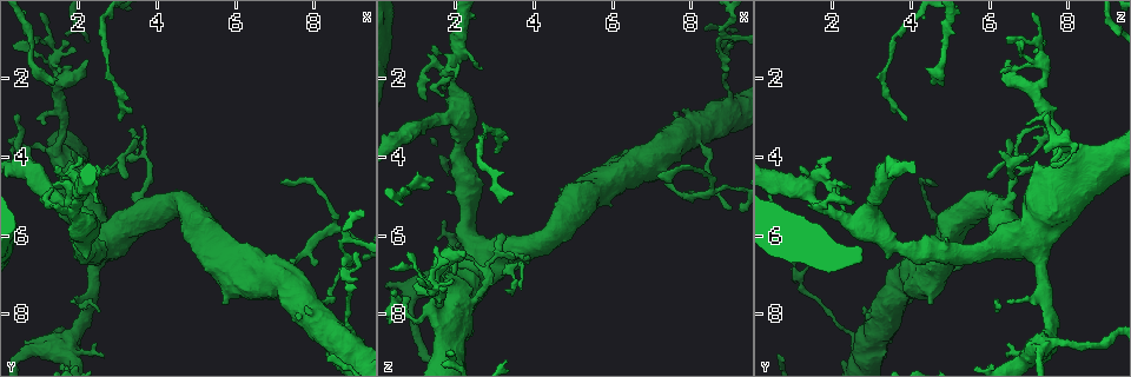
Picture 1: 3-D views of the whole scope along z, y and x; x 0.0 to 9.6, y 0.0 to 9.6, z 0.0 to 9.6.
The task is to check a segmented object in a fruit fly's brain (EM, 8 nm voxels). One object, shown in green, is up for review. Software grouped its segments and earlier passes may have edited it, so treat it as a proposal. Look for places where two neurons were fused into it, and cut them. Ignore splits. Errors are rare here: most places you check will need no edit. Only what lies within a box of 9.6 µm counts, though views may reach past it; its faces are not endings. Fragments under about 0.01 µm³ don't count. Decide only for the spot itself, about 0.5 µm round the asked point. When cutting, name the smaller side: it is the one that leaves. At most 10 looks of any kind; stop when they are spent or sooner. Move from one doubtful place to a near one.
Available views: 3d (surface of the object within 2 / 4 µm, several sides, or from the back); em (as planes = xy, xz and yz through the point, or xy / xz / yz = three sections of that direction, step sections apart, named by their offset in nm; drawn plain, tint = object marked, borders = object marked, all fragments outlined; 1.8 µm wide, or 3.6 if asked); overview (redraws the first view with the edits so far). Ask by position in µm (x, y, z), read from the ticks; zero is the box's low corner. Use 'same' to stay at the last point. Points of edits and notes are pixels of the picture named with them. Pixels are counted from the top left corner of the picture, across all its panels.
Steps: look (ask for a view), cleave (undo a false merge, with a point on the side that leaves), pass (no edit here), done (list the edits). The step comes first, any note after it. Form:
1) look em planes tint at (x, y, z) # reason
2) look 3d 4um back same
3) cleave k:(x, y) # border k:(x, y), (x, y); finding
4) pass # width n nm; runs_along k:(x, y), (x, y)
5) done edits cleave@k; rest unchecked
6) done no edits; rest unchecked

look 3d 2um back at (1.45, 2.25, 7.15) # three arms meet

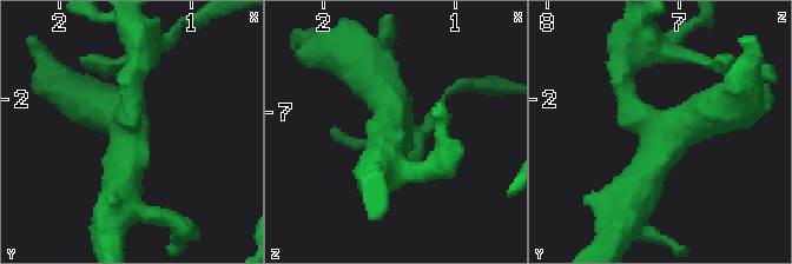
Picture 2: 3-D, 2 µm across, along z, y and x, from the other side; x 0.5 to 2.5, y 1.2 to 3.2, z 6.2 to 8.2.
look em xz step 8 tint at (1.46, 2.28, 7.16) # arms 3; arm_widths 240, 300, 380 nm; now the EM

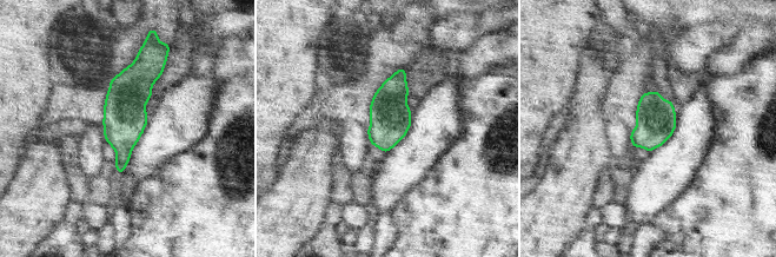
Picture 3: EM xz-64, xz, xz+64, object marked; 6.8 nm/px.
pass # one neuron here

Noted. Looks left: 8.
look em 3.6um planes tint at (2.55, 6.20, 6.30) # a narrow waist

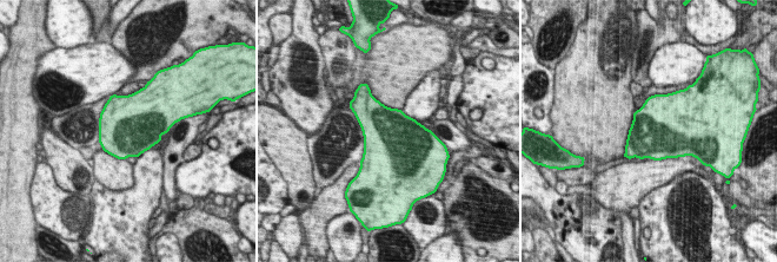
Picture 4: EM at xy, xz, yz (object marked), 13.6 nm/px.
pass # all the same neuron

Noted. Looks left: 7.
look 3d 2um at (8.75, 7.00, 1.20) # a narrow waist

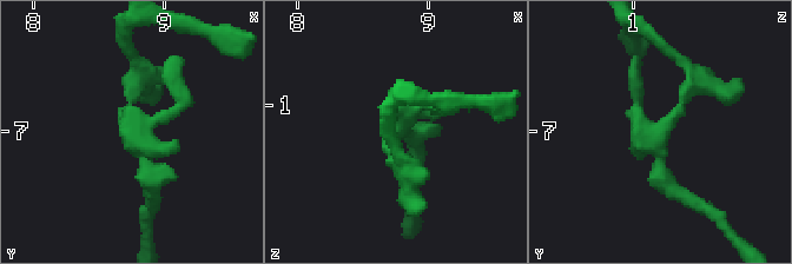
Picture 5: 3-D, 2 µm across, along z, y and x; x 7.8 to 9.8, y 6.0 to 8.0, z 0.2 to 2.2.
look em yz step 16 tint at (8.76, 7.04, 1.18) # need the tissue

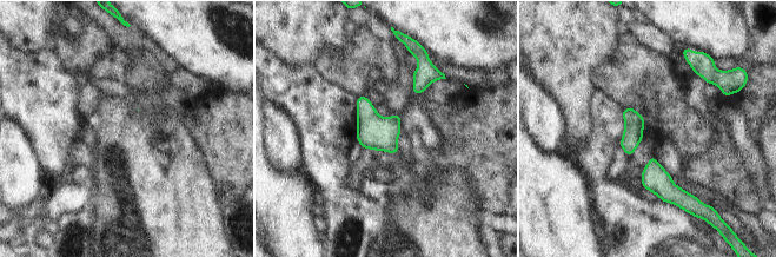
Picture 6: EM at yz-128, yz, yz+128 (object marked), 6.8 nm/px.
pass # all the same neuron

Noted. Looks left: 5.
look em 3.6um yz step 16 tint at (9.00, 8.65, 2.60)

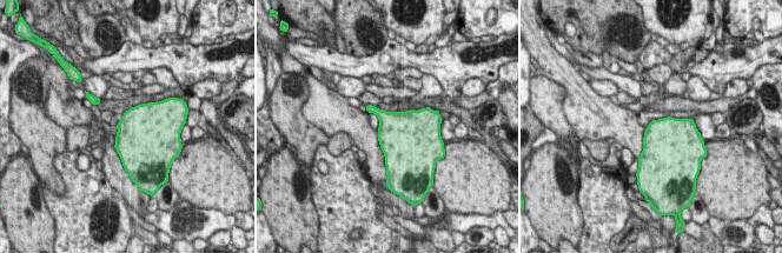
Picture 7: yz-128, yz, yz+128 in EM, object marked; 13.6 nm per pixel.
look em 3.6um planes tint same

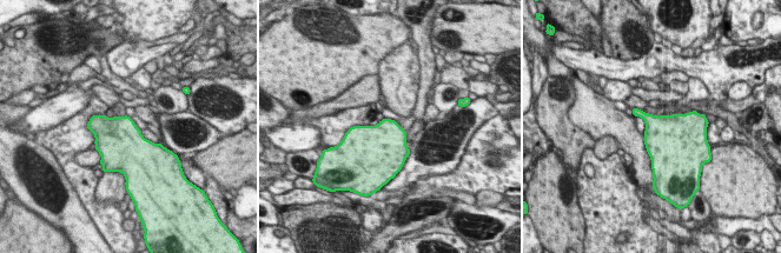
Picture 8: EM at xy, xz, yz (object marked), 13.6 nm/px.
pass # all the same neuron

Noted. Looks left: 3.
done no edits; rest unchecked

